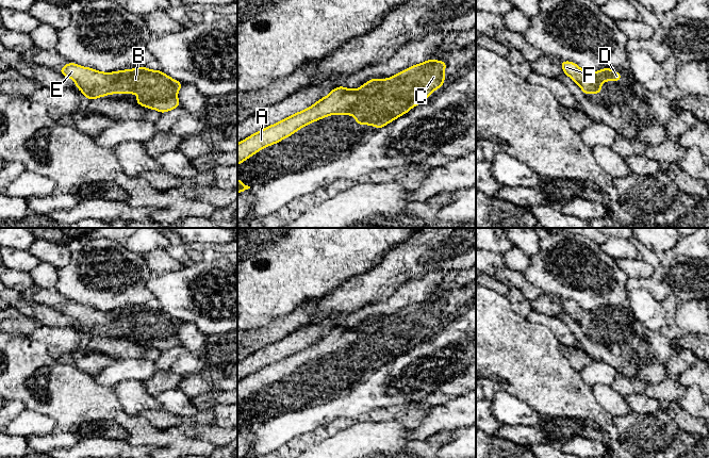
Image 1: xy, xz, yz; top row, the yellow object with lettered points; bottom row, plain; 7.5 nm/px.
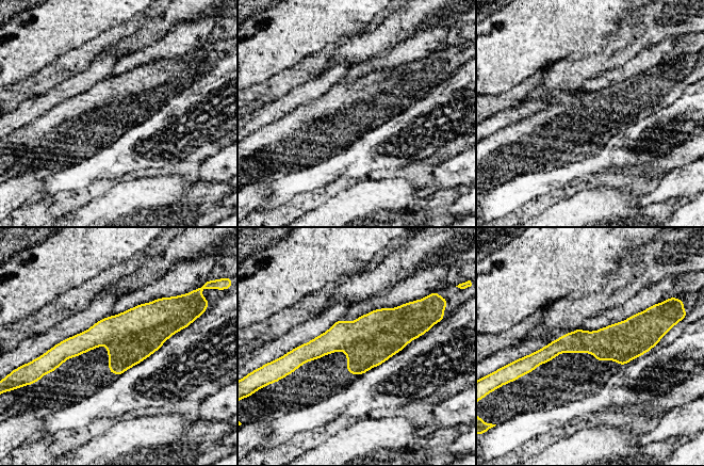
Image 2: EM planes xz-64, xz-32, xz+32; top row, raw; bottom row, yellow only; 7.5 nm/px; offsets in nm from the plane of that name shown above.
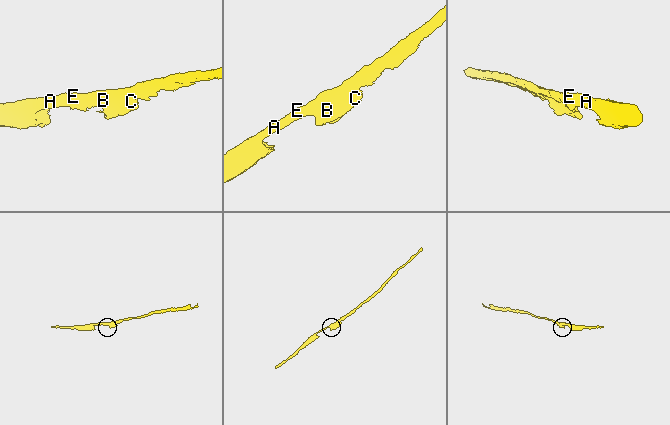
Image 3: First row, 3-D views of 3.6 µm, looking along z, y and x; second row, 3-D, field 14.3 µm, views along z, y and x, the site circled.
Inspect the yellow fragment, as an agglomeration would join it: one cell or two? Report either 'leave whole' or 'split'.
leave whole

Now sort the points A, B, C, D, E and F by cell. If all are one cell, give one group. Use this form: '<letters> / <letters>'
A B C D E F

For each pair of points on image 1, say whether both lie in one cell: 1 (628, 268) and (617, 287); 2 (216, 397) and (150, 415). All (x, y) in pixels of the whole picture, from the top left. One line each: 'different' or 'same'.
1: different
2: different

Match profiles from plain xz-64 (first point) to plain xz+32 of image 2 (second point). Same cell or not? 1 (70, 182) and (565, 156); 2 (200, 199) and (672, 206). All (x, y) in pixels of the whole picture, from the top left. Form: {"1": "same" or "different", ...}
{"1": "different", "2": "same"}

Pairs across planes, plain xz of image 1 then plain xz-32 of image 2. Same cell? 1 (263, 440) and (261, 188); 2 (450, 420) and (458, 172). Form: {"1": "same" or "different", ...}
{"1": "different", "2": "same"}

